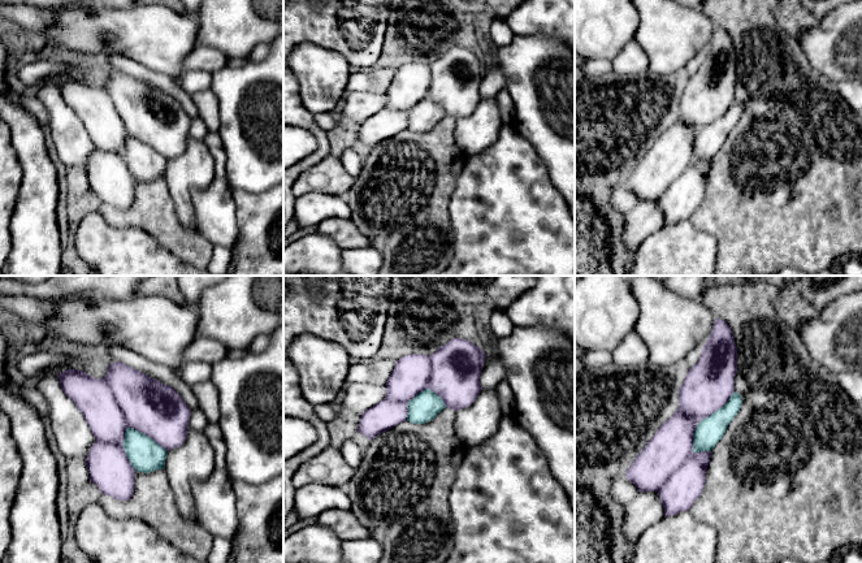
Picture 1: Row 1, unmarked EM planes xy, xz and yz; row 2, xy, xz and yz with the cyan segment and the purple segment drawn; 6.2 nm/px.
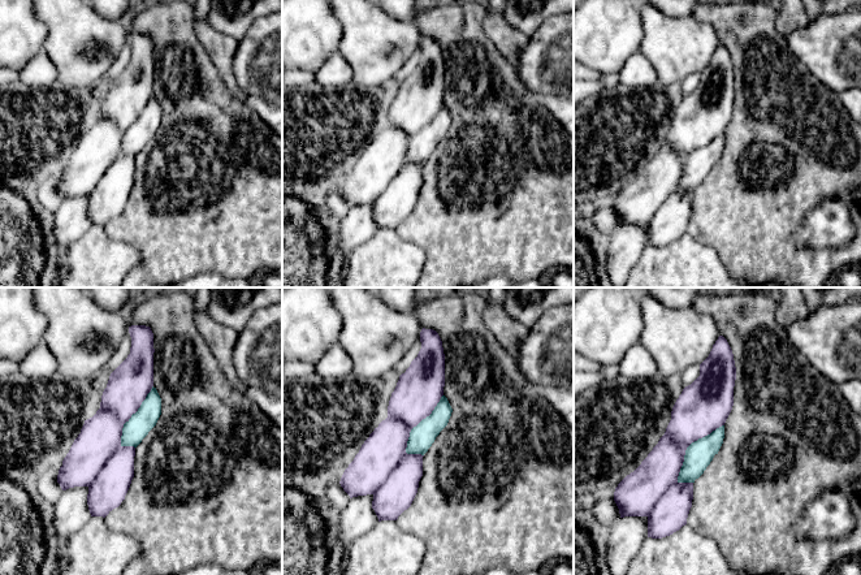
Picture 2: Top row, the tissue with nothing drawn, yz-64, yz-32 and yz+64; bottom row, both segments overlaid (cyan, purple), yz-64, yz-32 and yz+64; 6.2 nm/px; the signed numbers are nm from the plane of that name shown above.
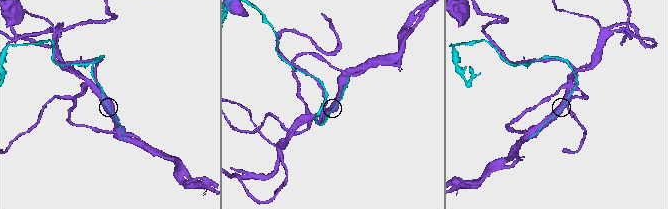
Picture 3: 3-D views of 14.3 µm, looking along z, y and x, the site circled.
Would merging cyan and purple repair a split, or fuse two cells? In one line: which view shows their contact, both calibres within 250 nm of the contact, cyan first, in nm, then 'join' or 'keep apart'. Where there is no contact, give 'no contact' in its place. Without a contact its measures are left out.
yz | 170/300 nm | join

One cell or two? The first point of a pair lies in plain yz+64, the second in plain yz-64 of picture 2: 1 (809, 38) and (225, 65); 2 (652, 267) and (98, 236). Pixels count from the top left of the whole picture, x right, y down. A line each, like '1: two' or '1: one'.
1: two
2: one

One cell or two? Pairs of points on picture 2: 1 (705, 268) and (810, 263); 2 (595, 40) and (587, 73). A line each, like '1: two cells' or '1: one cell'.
1: two cells
2: two cells

